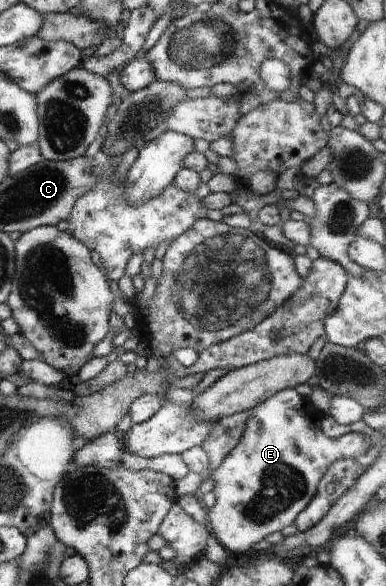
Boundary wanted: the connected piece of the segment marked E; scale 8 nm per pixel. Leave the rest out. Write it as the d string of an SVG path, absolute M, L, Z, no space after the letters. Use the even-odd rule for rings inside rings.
M296 388L278 390L272 397L249 410L249 418L240 439L212 475L216 481L213 489L216 502L207 509L210 519L208 529L227 553L234 553L235 561L250 555L251 547L258 541L294 523L295 517L312 501L319 481L330 464L343 457L362 455L368 449L367 437L358 432L339 437L327 436L321 428L324 416L310 399L298 394Z

